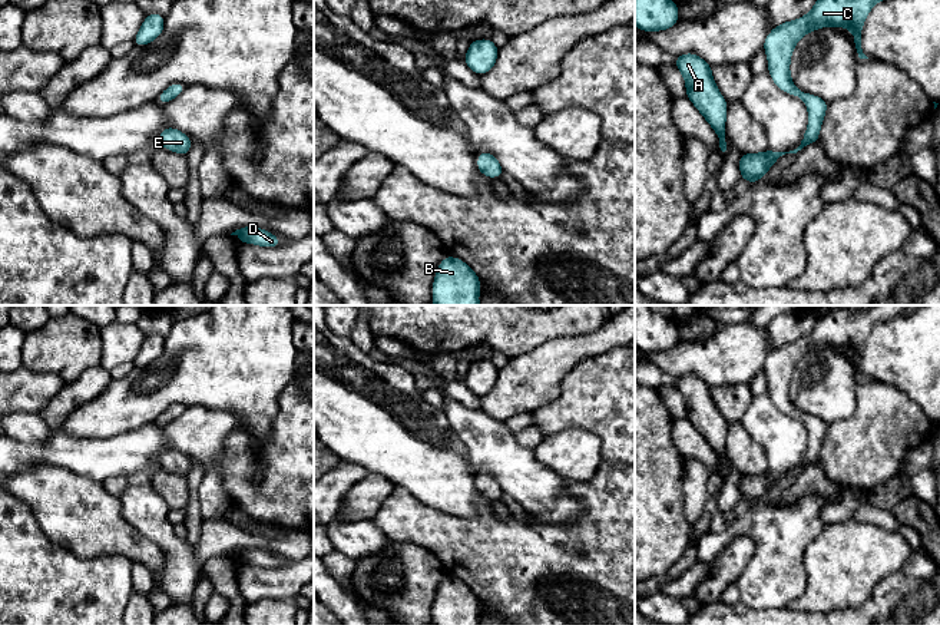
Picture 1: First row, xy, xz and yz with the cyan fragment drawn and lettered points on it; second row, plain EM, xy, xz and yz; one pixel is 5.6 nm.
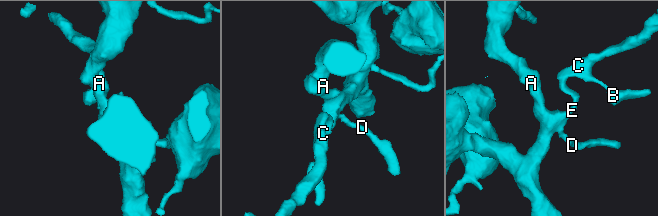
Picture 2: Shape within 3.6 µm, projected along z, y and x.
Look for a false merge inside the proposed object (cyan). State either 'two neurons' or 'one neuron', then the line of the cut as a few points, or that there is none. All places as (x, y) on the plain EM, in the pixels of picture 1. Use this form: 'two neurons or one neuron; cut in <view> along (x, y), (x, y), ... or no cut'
one neuron; no cut

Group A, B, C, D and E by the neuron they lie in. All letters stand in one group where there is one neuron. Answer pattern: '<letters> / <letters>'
A B C D E

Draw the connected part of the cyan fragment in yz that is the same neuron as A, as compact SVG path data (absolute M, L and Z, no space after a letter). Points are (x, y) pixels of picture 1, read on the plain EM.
M685 374L673 380L684 396L686 417L708 442L719 460L718 474L725 477L729 467L725 462L726 421L719 414L714 400L712 387L694 374Z

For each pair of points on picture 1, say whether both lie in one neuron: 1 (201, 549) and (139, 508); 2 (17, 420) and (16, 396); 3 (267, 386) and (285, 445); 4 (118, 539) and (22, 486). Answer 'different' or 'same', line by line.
1: same
2: different
3: different
4: same

